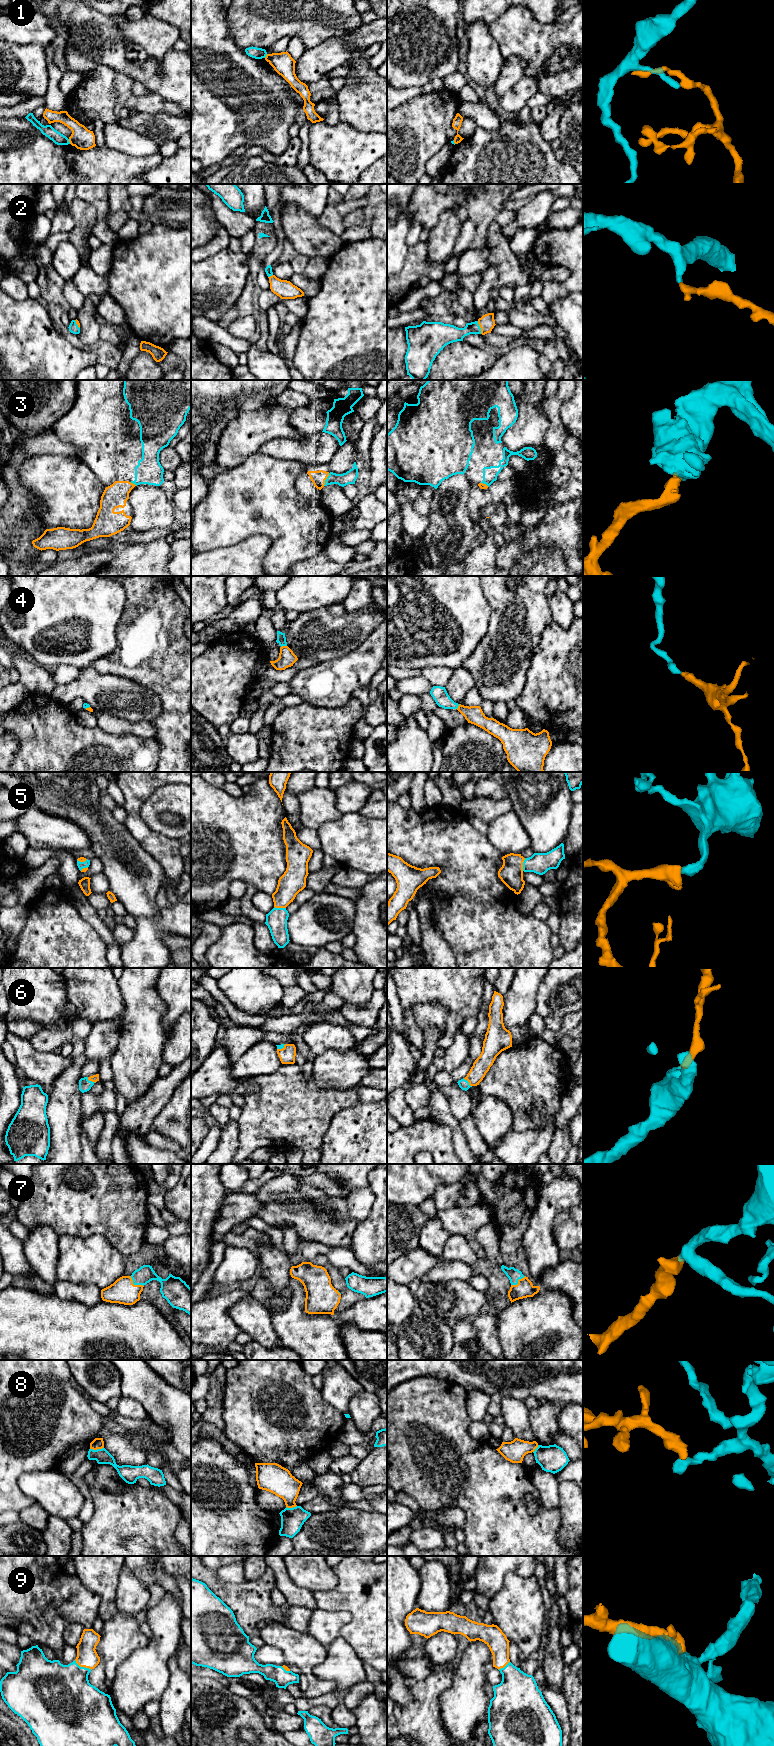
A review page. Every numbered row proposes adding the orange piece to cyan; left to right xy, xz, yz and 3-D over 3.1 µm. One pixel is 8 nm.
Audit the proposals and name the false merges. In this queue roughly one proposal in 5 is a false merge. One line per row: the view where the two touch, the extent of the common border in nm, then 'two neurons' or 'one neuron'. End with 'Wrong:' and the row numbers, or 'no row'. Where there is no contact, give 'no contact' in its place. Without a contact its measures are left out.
1: xy | 40 nm | two neurons
2: yz | 110 nm | one neuron
3: xz | 120 nm | one neuron
4: xz | 50 nm | one neuron
5: yz | 110 nm | one neuron
6: yz | 100 nm | one neuron
7: xy | 140 nm | one neuron
8: xy | 110 nm | two neurons
9: xy | 160 nm | one neuron
Wrong: 1, 8

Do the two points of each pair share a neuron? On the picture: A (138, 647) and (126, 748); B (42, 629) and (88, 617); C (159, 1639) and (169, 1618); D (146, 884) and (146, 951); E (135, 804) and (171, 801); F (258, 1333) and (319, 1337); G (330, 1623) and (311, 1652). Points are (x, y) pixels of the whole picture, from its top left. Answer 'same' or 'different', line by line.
A: different
B: same
C: same
D: different
E: different
F: different
G: different

